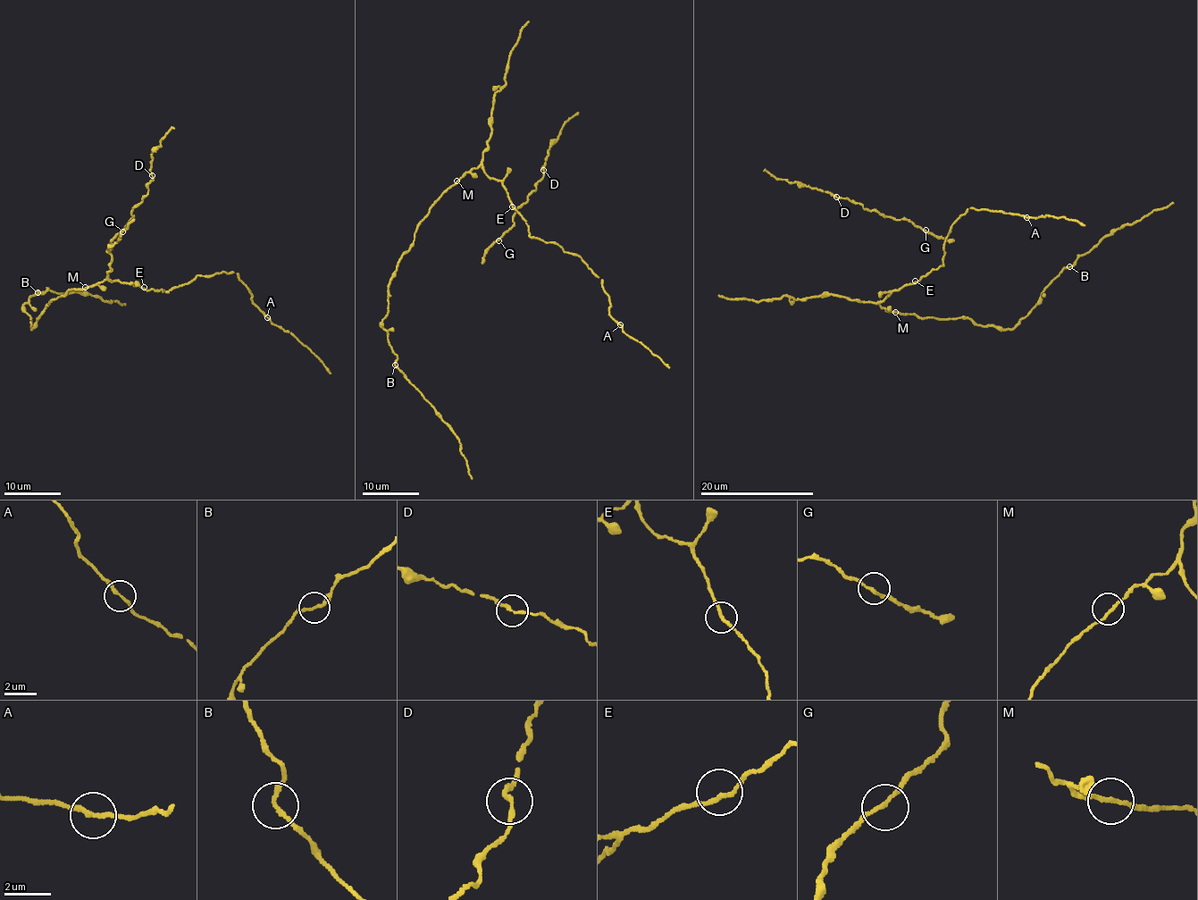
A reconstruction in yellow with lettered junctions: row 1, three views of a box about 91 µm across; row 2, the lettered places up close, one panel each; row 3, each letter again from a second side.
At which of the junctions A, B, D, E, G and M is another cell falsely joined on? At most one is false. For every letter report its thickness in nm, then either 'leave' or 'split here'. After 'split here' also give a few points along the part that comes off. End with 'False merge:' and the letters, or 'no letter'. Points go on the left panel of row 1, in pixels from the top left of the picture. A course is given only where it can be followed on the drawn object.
A: 180 nm | leave
B: 180 nm | leave
D: 180 nm | leave
E: 180 nm | leave
G: 160 nm | leave
M: 170 nm | leave
False merge: no letter

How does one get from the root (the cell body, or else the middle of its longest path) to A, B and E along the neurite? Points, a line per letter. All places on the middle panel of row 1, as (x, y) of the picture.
A: (457, 181), (481, 166), (503, 184), (531, 238), (578, 255), (602, 280), (611, 318), (619, 323)
B: (457, 181), (419, 222), (388, 289), (389, 310), (381, 323), (397, 356), (395, 365)
E: (457, 181), (466, 172), (481, 166), (489, 177), (503, 184), (512, 206)

